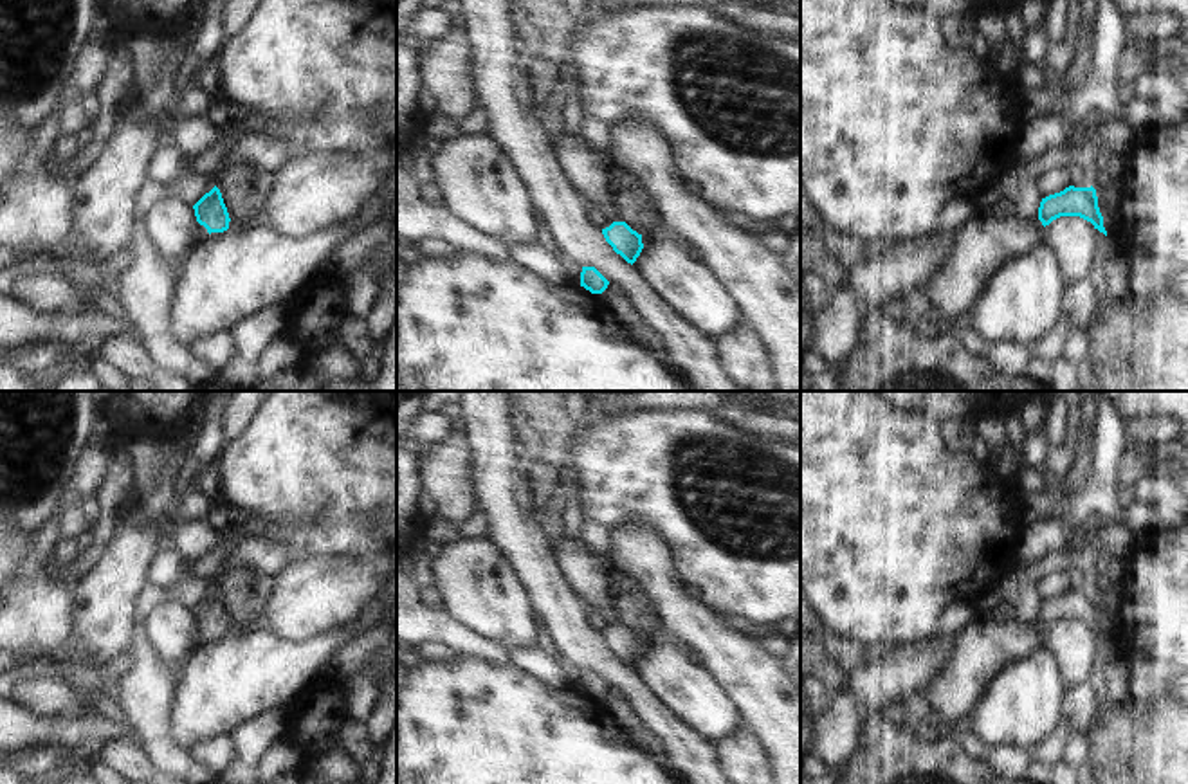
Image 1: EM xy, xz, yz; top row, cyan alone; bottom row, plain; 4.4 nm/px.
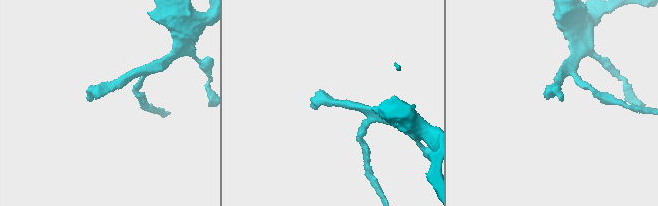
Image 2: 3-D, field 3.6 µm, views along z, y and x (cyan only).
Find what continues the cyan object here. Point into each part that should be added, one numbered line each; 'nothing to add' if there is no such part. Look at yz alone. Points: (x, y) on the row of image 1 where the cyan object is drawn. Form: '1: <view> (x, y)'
1: yz (983, 246)

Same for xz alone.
1: xz (588, 172)

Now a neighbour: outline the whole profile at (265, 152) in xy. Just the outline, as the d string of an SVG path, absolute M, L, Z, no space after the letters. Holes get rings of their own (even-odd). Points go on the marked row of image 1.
M236 133L236 142L224 153L218 169L211 175L211 184L206 187L209 193L215 187L215 178L236 164L252 166L276 173L283 169L292 157L290 146L272 133Z

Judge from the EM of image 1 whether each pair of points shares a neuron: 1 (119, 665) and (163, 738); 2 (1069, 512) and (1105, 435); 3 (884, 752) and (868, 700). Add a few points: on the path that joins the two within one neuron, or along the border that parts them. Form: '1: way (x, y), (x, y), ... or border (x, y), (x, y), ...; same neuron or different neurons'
1: border (128, 649), (130, 665), (107, 692); different neurons
2: way (1089, 494), (1104, 480), (1105, 455); same neuron
3: border (882, 714), (875, 714), (864, 725), (853, 752); different neurons

